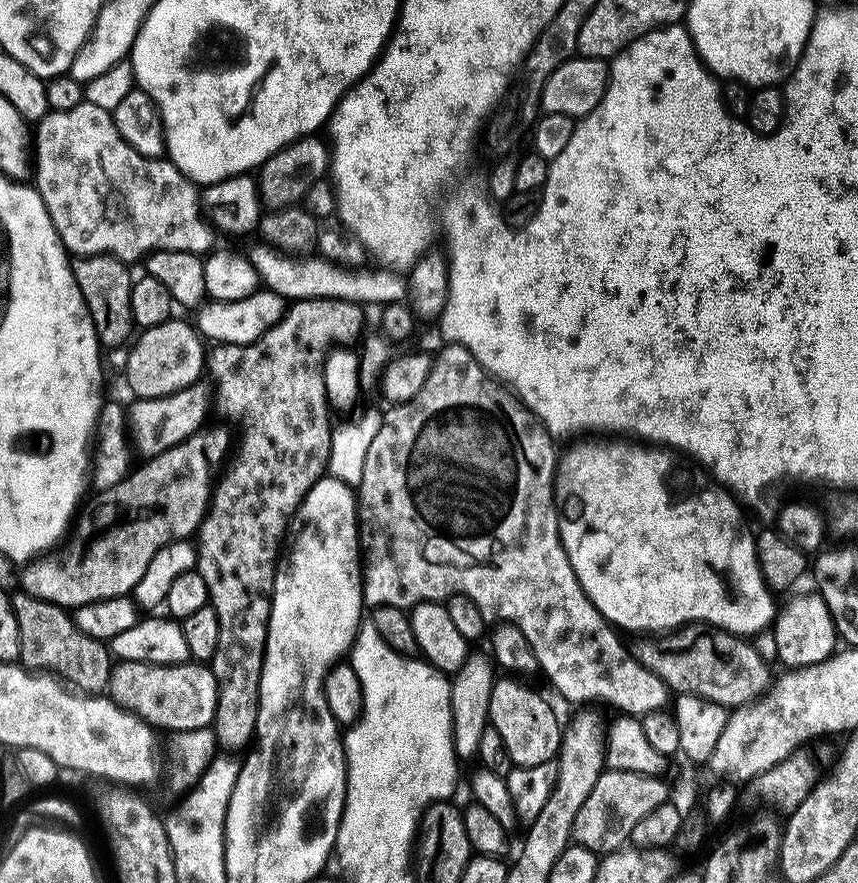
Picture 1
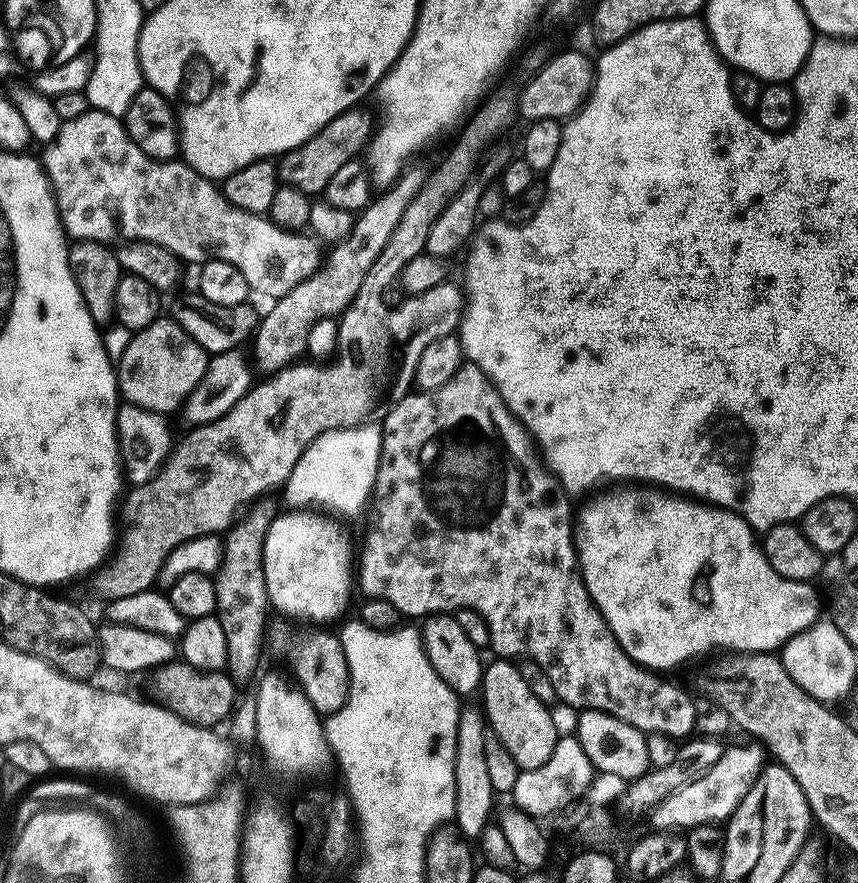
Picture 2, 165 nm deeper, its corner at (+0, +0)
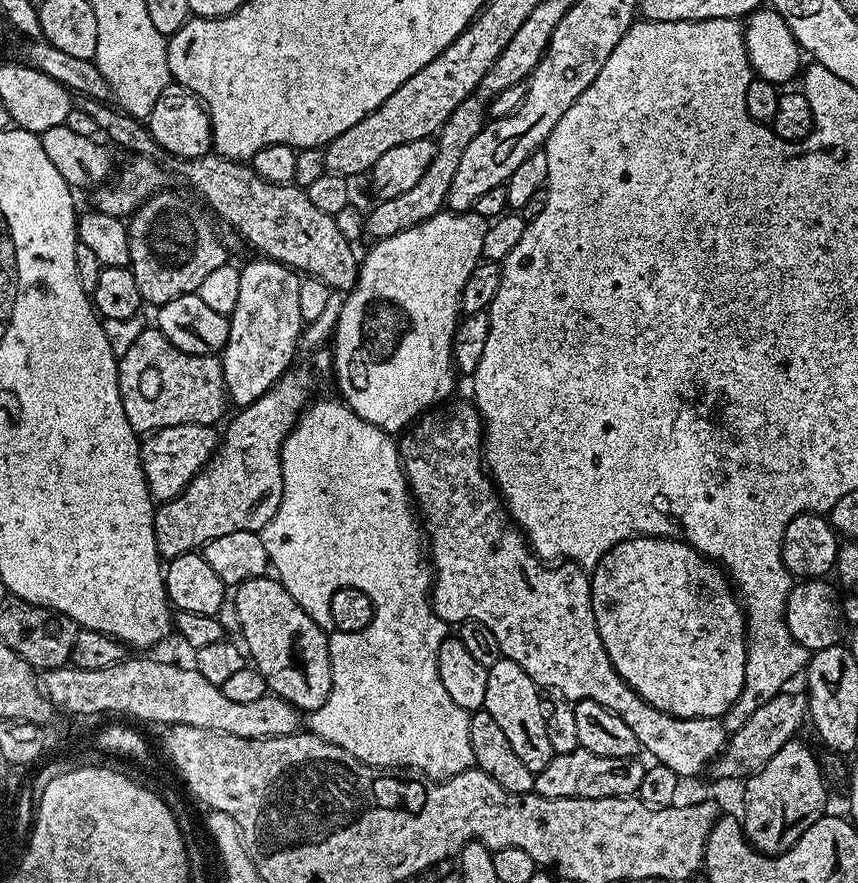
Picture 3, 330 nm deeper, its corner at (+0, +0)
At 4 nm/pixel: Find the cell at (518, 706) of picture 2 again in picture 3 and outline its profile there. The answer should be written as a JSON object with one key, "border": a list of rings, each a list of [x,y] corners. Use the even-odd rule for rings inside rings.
{"border":[[[501,658],[488,668],[483,711],[488,712],[494,722],[498,722],[498,727],[505,732],[511,748],[517,752],[518,759],[534,773],[541,772],[554,755],[550,738],[546,734],[546,704],[540,701],[540,695],[541,689],[532,681],[530,674],[518,666],[518,662]]]}

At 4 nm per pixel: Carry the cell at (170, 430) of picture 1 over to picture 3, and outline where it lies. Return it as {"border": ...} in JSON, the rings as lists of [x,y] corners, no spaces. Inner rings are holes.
{"border":[[[257,258],[240,268],[242,287],[238,289],[238,306],[234,306],[226,324],[226,339],[222,349],[224,386],[226,396],[236,406],[252,404],[262,394],[269,392],[277,378],[293,367],[296,347],[302,344],[302,329],[306,321],[298,310],[301,277],[285,264],[267,258]]]}

